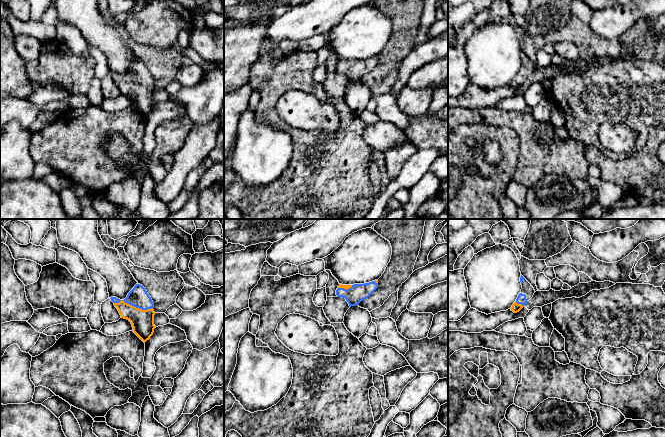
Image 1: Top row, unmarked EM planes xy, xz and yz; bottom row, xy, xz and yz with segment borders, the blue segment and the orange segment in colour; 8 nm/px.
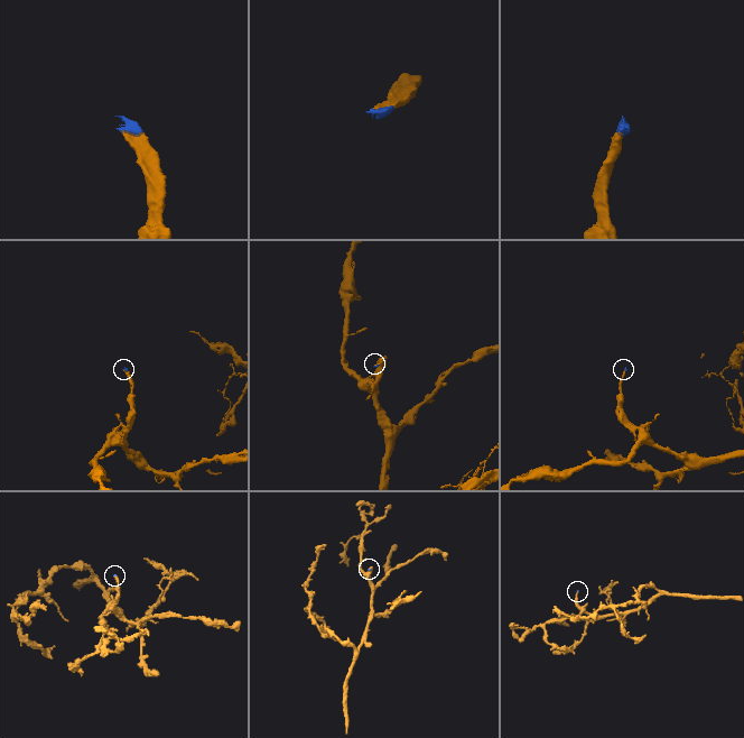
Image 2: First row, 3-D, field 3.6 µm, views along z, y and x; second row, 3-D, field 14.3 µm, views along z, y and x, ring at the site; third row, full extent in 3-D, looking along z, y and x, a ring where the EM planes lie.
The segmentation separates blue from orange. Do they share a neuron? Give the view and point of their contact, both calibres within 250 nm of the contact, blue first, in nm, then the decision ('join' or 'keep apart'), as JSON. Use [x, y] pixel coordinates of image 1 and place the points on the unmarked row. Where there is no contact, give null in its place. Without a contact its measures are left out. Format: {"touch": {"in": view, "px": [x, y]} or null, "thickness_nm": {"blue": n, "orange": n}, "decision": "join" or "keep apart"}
{"touch": {"in": "xy", "px": [133, 81]}, "thickness_nm": {"blue": 160, "orange": 180}, "decision": "join"}

